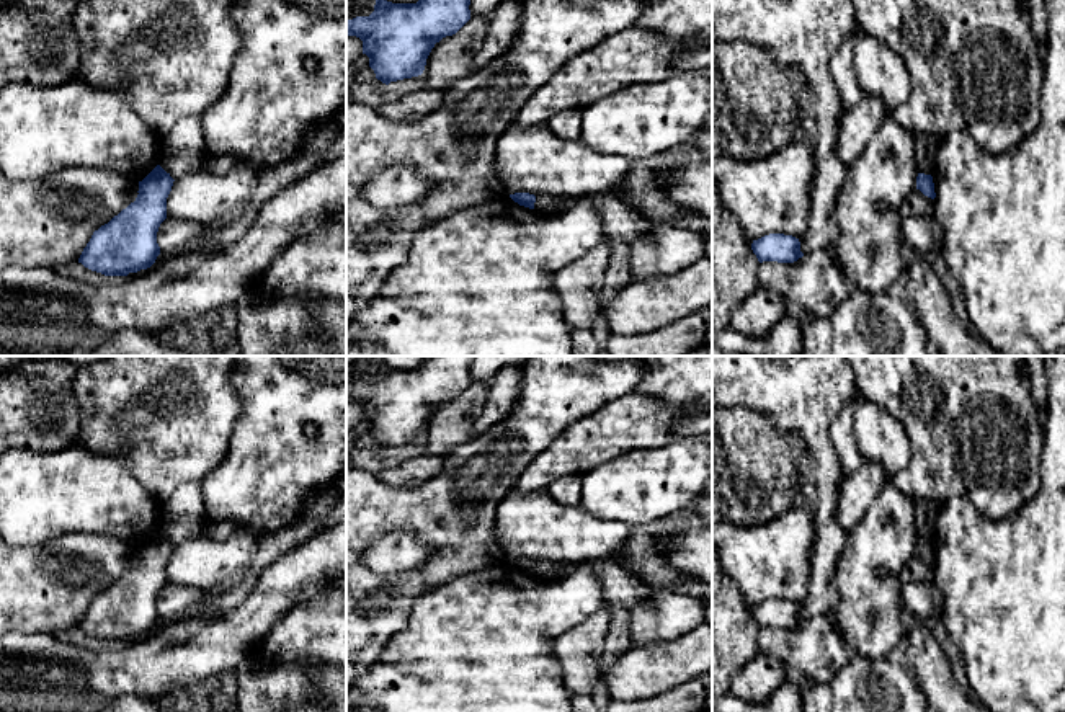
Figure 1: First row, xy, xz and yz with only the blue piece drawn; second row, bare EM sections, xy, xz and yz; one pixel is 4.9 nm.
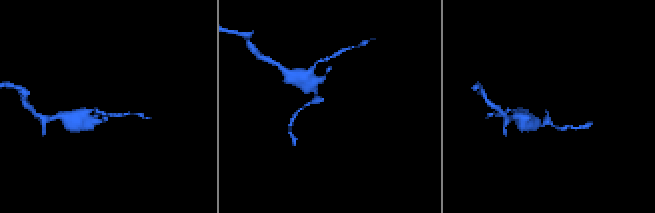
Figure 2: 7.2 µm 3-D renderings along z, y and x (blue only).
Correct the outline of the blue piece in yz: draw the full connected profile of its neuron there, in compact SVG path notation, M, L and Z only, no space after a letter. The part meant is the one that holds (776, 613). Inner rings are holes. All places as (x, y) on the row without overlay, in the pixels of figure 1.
M769 599L753 606L751 616L758 627L794 629L804 622L799 604L784 599Z

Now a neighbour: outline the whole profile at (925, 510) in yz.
M926 498L913 500L915 527L916 527L918 539L933 541L934 523L936 523L936 514L939 511L939 506L941 503Z

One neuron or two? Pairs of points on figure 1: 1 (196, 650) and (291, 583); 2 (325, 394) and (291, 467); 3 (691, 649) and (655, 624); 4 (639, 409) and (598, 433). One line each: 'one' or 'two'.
1: one
2: one
3: two
4: one

